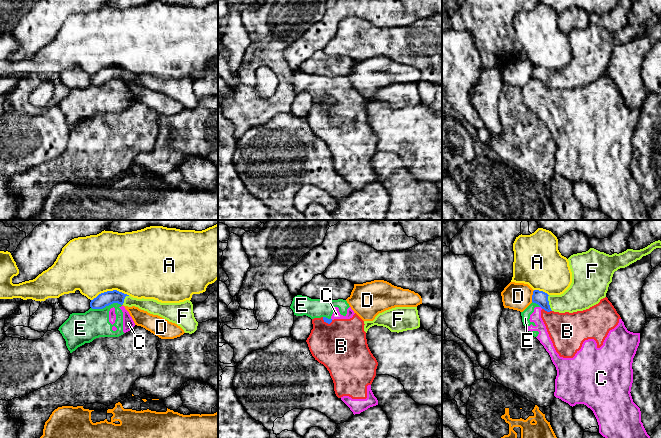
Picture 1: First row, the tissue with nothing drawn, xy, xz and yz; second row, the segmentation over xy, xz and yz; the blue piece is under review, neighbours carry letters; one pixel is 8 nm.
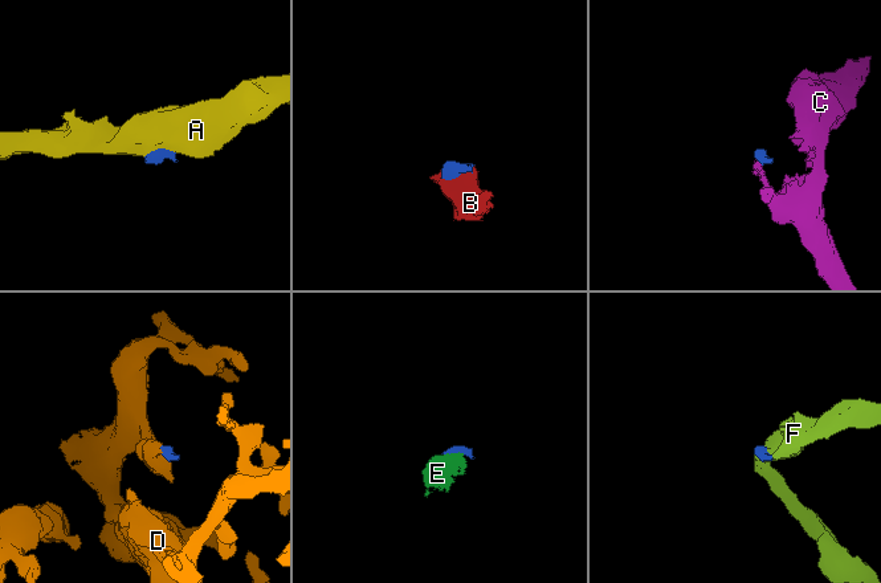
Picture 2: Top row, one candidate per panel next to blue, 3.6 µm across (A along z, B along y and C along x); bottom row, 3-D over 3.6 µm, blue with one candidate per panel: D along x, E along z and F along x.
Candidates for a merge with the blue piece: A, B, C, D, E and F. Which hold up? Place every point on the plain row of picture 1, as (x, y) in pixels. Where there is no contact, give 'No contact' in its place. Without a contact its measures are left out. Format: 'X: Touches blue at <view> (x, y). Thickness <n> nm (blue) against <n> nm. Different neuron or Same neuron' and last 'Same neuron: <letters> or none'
A: Touches blue at xy (110, 67). Thickness 110 nm (blue) against 480 nm. Different neuron
B: Touches blue at yz (547, 87). Thickness 110 nm (blue) against 300 nm. Different neuron
C: Touches blue at yz (541, 83). Thickness 110 nm (blue) against 90 nm. Different neuron
D: Touches blue at yz (532, 72). Thickness 110 nm (blue) against 220 nm. Different neuron
E: Touches blue at xy (106, 81). Thickness 110 nm (blue) against 240 nm. Different neuron
F: Touches blue at yz (548, 79). Thickness 110 nm (blue) against 220 nm. Same neuron
Same neuron: F

